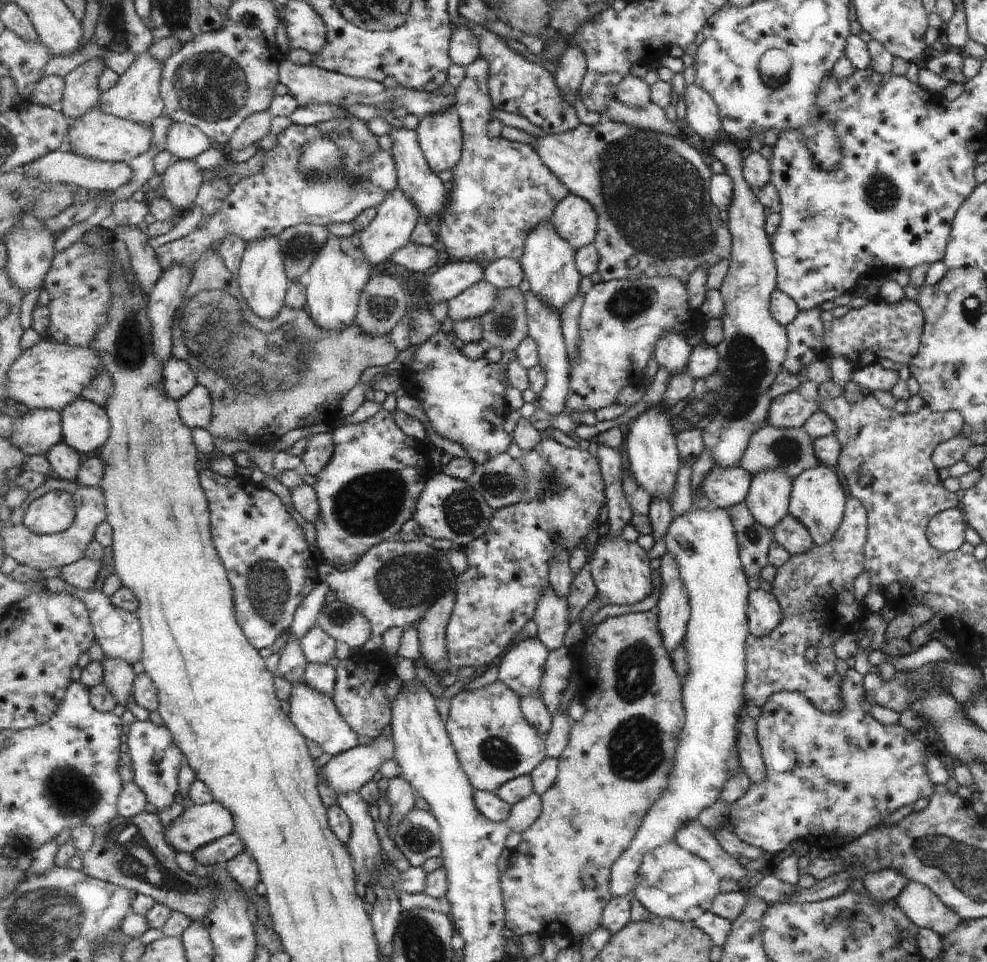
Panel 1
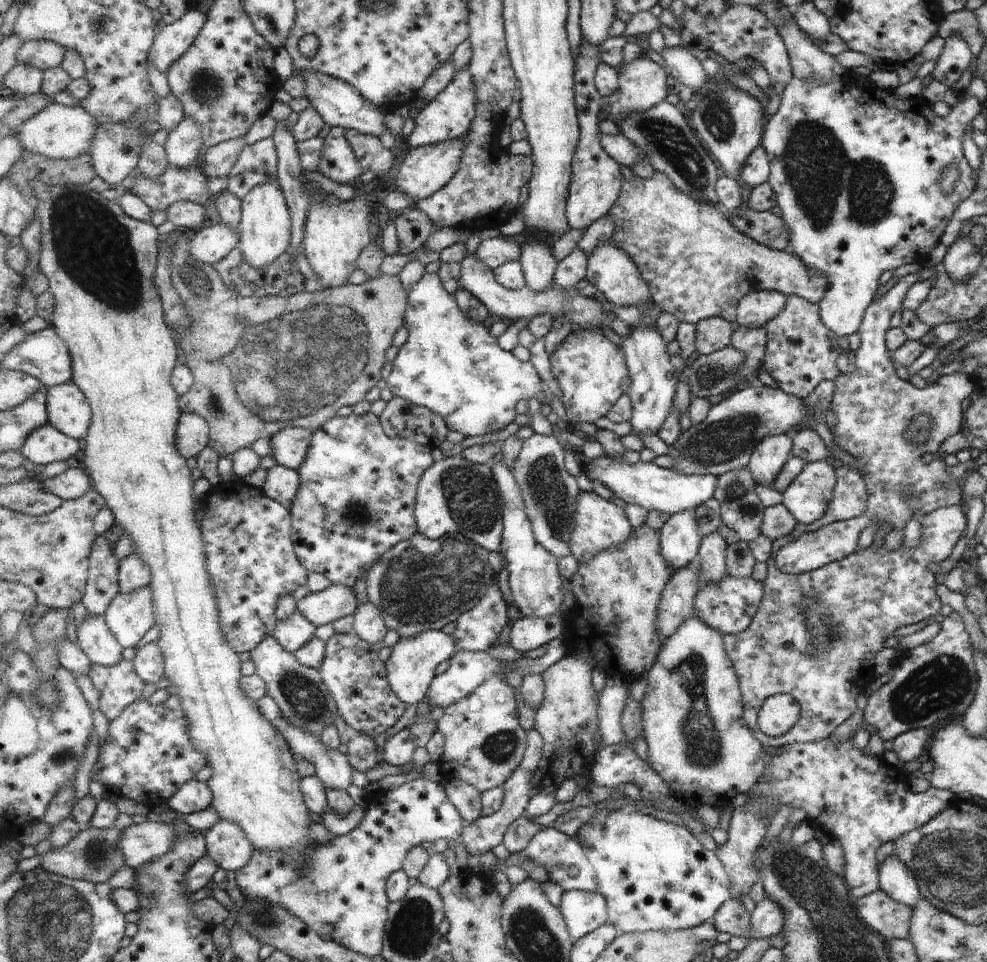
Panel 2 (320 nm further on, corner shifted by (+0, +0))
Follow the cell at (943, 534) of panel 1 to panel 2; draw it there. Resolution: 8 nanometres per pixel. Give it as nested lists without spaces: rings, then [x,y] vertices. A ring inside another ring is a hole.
[[[840,465],[834,472],[836,482],[825,514],[809,525],[796,523],[789,535],[773,541],[771,557],[764,563],[767,566],[767,575],[762,581],[762,586],[765,588],[764,597],[750,629],[742,634],[724,636],[727,653],[734,663],[740,680],[744,702],[743,718],[762,746],[778,748],[788,743],[823,740],[855,712],[856,696],[865,691],[875,679],[874,658],[882,649],[883,641],[900,631],[922,625],[931,617],[939,618],[941,605],[935,592],[938,582],[925,568],[931,562],[938,564],[945,560],[961,537],[961,532],[966,528],[966,516],[961,511],[960,505],[943,506],[917,519],[921,526],[921,534],[919,534],[919,544],[911,550],[904,550],[902,545],[890,552],[883,547],[877,550],[869,547],[865,550],[855,550],[839,561],[828,563],[807,573],[786,574],[775,563],[774,556],[779,548],[793,542],[801,534],[815,532],[831,523],[856,518],[865,510],[867,492],[861,475],[854,468],[848,468],[846,465]],[[780,693],[787,694],[795,700],[799,715],[795,724],[785,734],[767,737],[759,730],[759,708],[767,696]]]

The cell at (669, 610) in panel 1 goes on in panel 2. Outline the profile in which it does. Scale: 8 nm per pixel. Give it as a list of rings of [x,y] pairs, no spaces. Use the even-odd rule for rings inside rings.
[[[694,510],[673,515],[659,531],[662,554],[675,572],[699,559],[703,540]]]

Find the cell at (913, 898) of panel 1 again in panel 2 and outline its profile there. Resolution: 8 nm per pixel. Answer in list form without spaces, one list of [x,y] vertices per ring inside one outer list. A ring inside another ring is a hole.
[[[893,855],[885,856],[878,865],[877,882],[879,890],[885,896],[903,906],[911,908],[917,900],[921,900],[911,872]]]

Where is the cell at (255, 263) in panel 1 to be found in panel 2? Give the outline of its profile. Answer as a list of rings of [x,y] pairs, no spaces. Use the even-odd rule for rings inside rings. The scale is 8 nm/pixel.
[[[263,182],[255,186],[242,200],[242,222],[239,227],[238,249],[243,258],[257,270],[263,270],[277,262],[290,249],[292,219],[286,196],[277,182]]]

